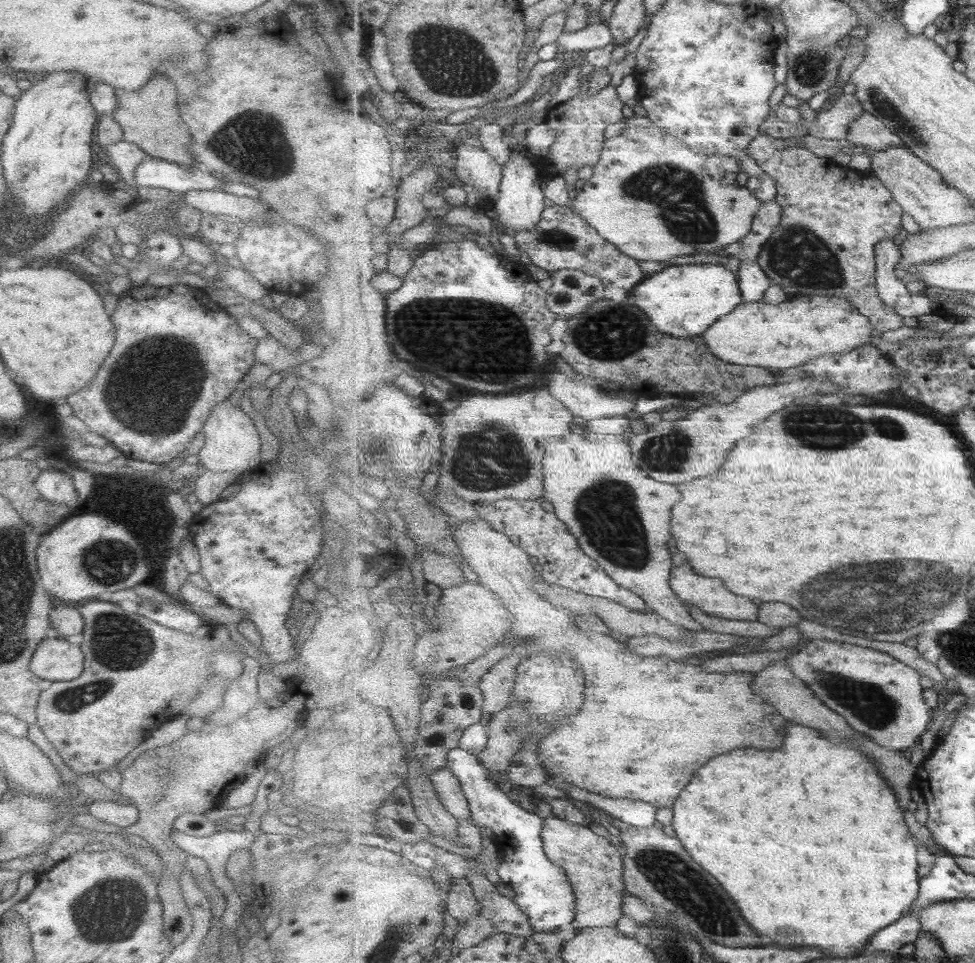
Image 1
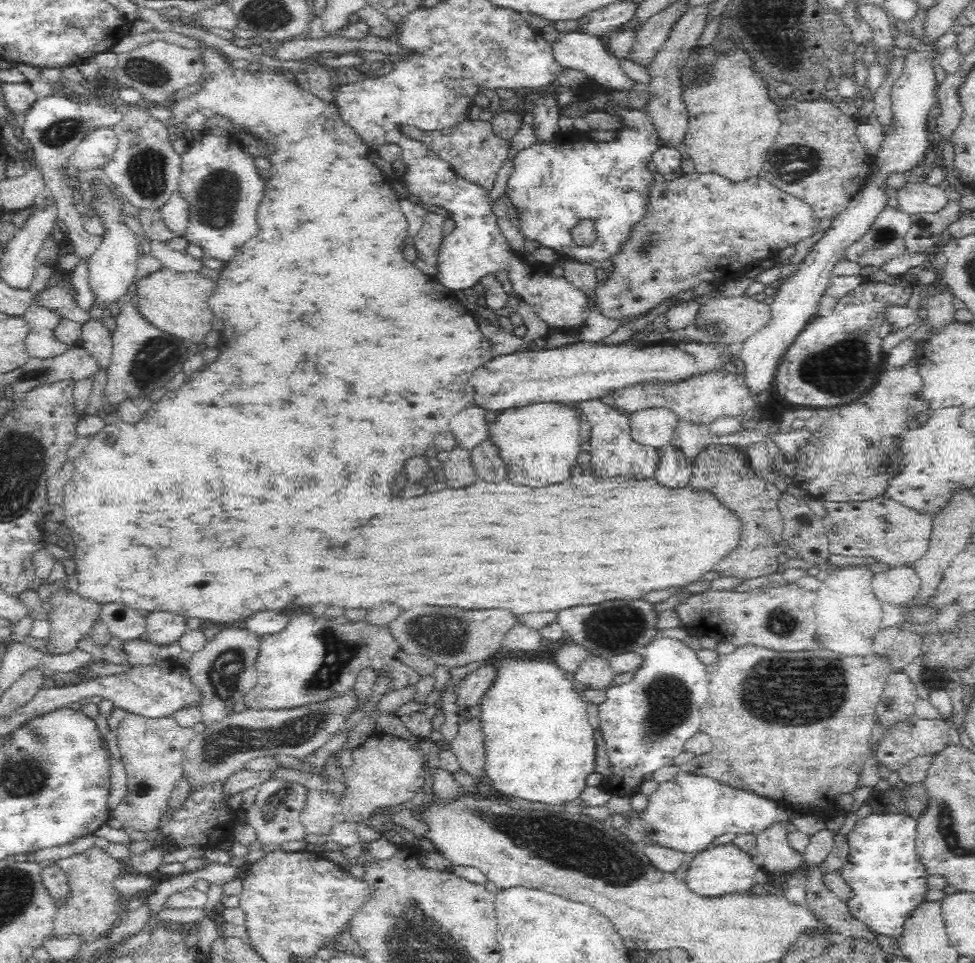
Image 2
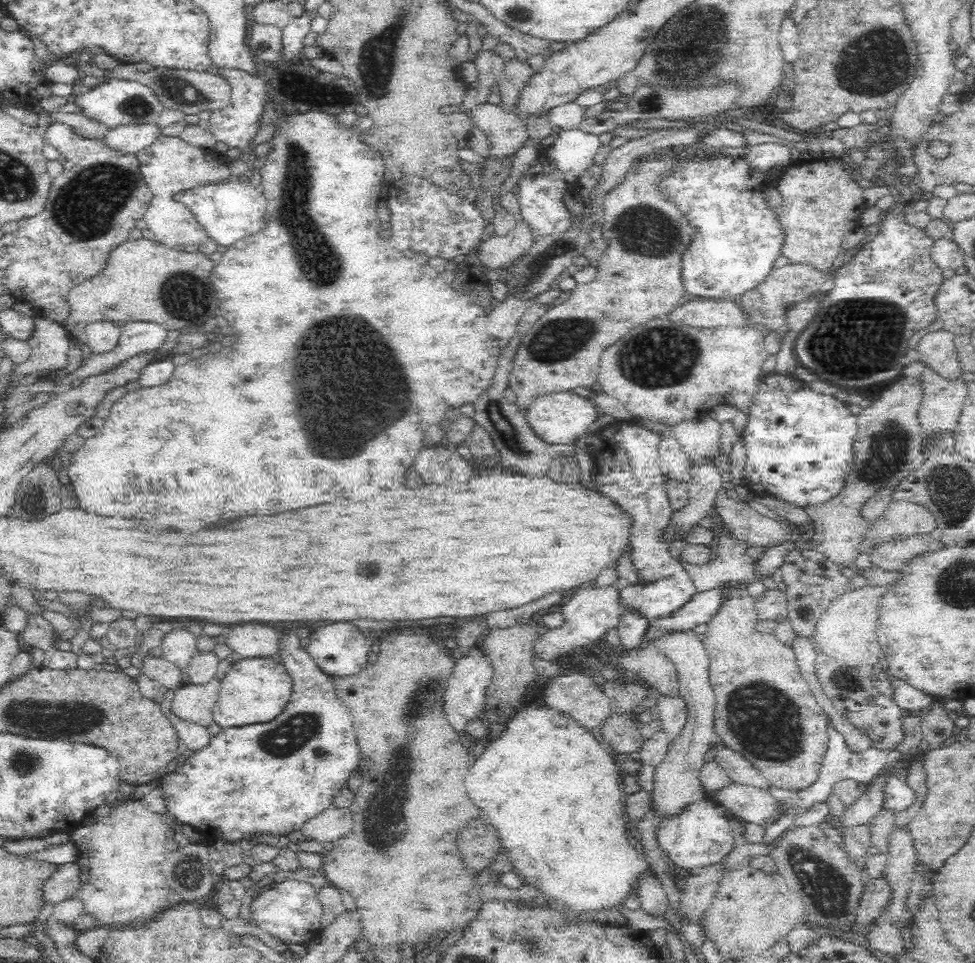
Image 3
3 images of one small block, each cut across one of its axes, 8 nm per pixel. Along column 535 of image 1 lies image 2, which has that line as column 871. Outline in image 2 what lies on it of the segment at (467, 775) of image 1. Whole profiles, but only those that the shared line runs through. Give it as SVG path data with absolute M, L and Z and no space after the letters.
M872 813L866 818L858 818L852 830L847 834L849 853L846 862L840 868L840 873L853 890L853 897L845 903L849 911L871 932L898 939L904 930L905 920L908 920L913 910L924 901L922 896L928 890L925 884L928 874L925 874L924 866L916 854L916 828L917 822L910 816Z

